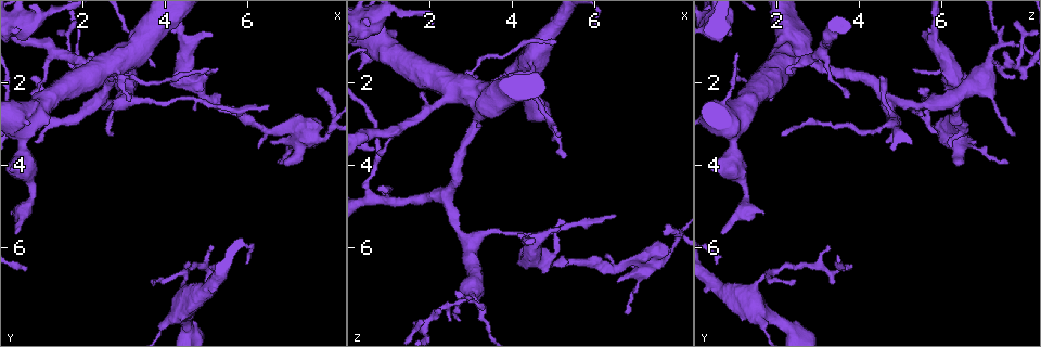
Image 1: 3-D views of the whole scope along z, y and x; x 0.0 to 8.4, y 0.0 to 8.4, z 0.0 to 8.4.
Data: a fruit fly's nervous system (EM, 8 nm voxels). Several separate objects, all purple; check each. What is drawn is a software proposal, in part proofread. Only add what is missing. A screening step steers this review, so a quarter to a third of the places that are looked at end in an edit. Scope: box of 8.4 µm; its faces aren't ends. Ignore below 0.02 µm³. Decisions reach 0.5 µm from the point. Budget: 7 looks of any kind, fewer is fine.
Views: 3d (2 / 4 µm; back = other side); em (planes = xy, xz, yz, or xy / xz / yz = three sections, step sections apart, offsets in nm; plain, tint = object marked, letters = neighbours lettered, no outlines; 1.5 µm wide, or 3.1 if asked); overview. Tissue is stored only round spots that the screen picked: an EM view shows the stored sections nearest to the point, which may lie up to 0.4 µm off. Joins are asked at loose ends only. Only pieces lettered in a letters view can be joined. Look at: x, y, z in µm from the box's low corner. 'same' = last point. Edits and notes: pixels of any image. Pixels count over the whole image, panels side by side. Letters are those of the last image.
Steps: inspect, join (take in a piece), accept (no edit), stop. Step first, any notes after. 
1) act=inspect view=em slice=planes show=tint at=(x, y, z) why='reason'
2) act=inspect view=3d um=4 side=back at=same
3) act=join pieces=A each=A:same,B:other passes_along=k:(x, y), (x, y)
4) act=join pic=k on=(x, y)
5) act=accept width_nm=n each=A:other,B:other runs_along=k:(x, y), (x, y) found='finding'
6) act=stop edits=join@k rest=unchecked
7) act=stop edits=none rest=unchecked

act=inspect view=em slice=planes show=letters at=(2.50, 1.80, 7.80) why='an open end'

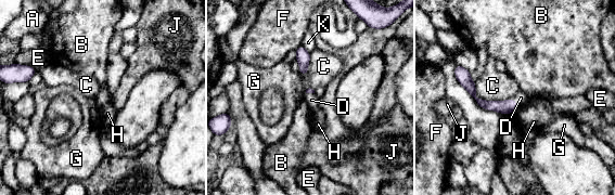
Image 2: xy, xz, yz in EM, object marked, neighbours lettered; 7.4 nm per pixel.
act=join pieces=D each=A:other,B:other,C:other,D:same,E:other,F:other,G:other,H:other,J:other,K:other passes_along=2:(508, 106), (515, 102), (521, 98) found='it goes on there'

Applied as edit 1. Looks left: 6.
act=inspect view=3d um=4 at=(7.75, 2.15, 5.70) why='an open end'

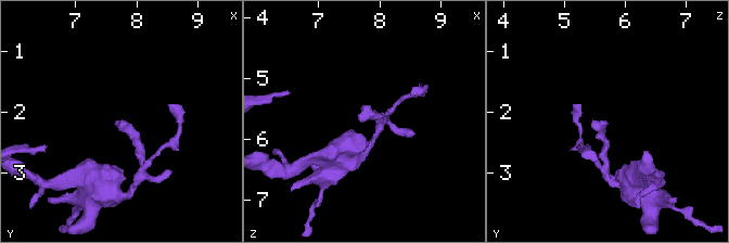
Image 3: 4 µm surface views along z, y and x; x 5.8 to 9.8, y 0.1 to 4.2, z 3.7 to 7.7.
act=inspect view=em slice=planes show=tint at=(7.70, 2.15, 5.70)

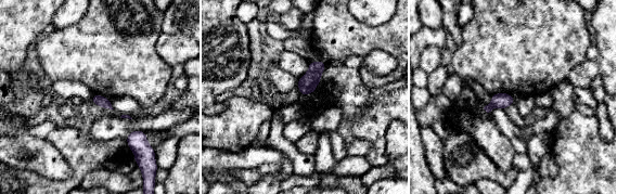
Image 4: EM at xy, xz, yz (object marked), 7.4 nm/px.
act=inspect view=em slice=planes show=letters at=same

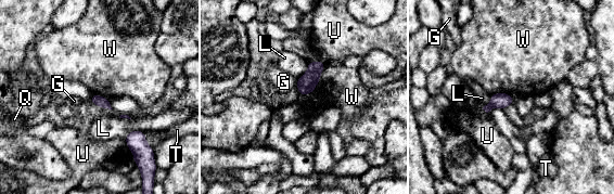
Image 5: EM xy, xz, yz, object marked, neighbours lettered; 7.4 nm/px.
act=accept longest_contact=W:300nm each=G:other,L:other,Q:other,T:other,U:other,W:other border=5:(325, 64), (316, 87), (302, 96) found='none of them fits'

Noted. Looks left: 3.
act=stop edits=join@2 rest=unchecked

